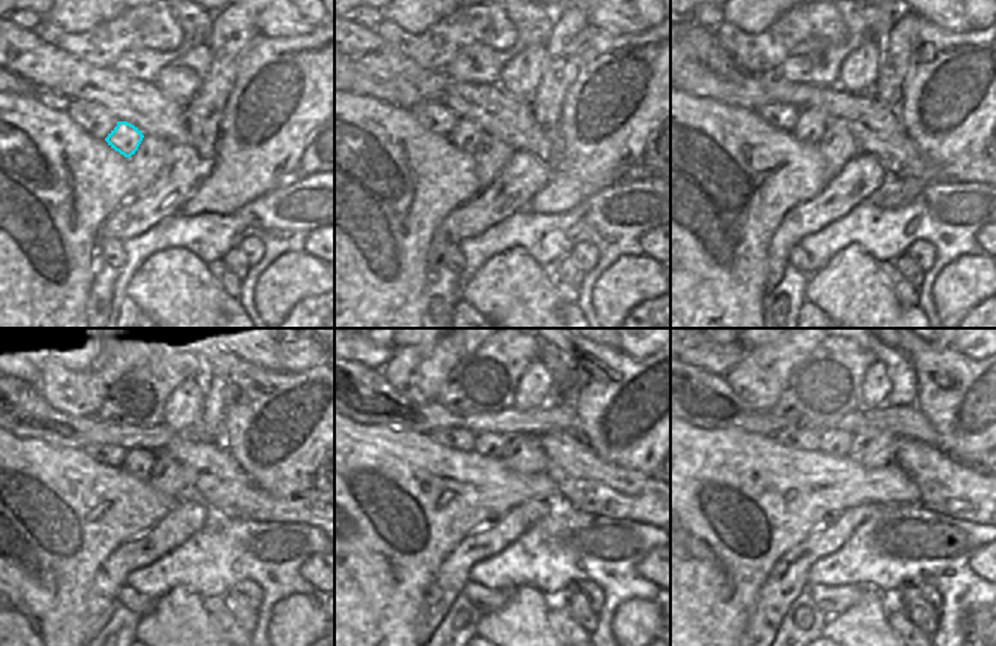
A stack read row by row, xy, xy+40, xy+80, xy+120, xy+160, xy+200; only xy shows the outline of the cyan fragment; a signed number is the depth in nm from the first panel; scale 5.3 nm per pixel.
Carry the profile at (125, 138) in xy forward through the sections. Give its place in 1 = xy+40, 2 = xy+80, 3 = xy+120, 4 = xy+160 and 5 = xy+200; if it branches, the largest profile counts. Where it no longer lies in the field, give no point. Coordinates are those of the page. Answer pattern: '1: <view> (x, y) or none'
1: xy+40 (465, 134)
2: xy+80 (810, 125)
3: xy+120 (138, 462)
4: xy+160 (488, 444)
5: xy+200 (836, 442)

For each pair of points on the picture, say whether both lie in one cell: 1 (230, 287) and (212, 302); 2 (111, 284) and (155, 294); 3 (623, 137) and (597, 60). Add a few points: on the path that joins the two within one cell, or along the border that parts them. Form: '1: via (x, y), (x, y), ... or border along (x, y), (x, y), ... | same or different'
1: border along (206, 266), (209, 273), (236, 299) | different
2: border along (147, 258), (129, 282), (125, 297) | different
3: via (596, 143), (590, 138), (594, 134), (594, 87) | same

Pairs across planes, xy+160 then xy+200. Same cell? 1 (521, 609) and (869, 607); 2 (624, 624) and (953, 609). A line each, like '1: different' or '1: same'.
1: same
2: different

